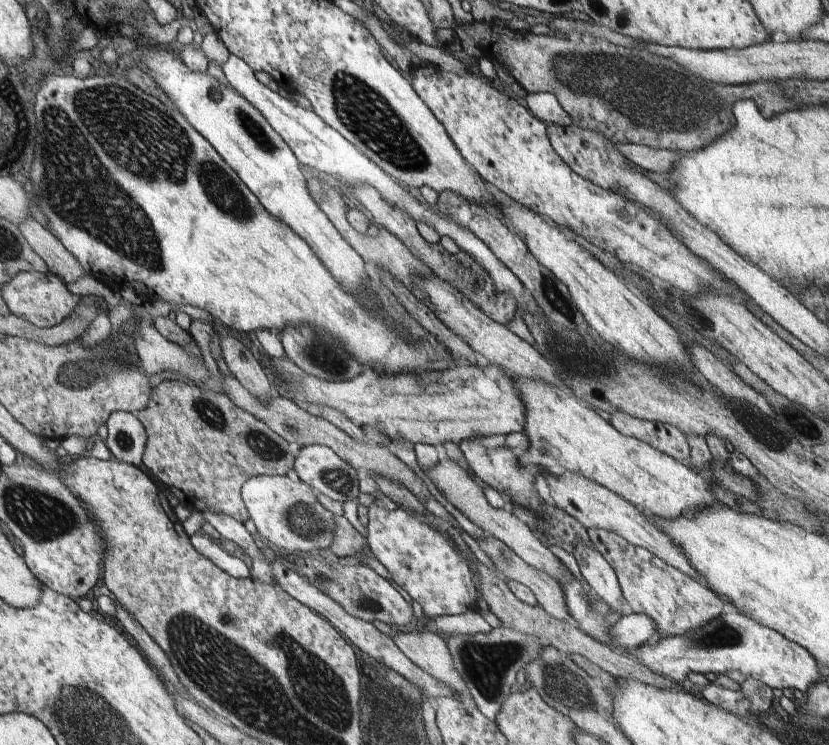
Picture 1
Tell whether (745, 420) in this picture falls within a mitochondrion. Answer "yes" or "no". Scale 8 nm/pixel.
yes

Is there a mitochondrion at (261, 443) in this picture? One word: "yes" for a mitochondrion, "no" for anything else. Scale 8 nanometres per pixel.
yes

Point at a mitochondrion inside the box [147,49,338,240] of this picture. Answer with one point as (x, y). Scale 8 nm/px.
(257, 133)

